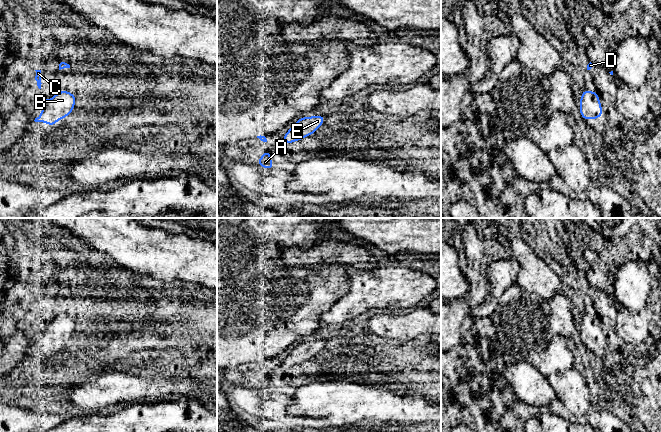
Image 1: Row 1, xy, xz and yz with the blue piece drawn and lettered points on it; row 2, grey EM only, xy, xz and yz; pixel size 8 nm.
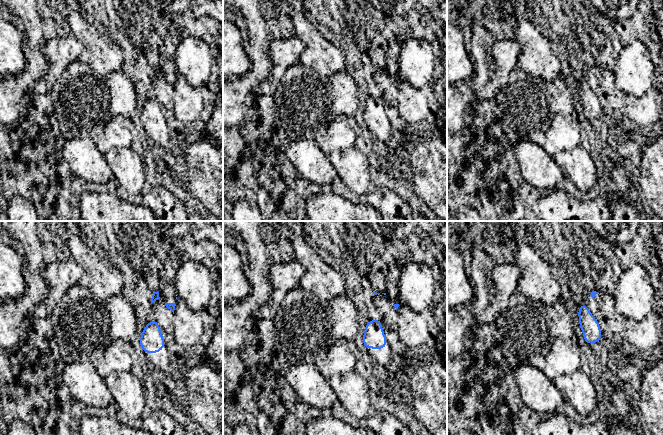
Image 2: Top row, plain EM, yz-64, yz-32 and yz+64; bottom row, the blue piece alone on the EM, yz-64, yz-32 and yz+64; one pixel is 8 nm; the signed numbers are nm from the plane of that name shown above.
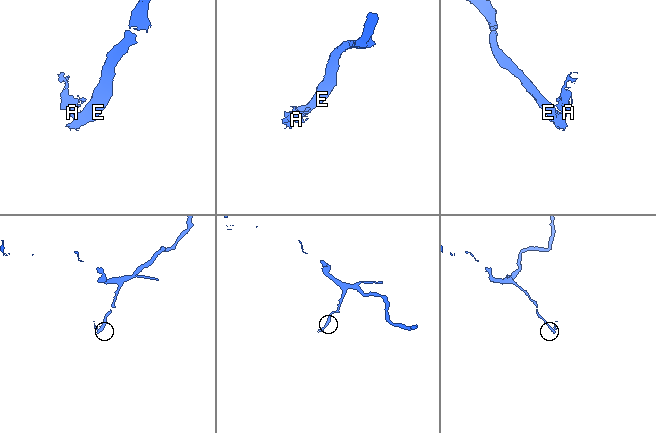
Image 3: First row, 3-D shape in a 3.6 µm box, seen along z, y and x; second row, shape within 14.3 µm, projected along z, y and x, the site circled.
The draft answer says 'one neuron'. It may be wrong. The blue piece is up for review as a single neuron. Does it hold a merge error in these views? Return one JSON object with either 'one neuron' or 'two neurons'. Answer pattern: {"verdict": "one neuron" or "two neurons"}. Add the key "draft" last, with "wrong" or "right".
{"verdict": "two neurons", "draft": "wrong"}

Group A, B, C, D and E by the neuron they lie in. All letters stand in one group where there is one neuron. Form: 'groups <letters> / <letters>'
groups A C D / B E

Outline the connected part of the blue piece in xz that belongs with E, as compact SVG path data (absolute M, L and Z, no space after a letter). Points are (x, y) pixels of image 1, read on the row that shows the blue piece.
M322 115L300 118L283 136L284 143L299 141L312 135L325 121Z

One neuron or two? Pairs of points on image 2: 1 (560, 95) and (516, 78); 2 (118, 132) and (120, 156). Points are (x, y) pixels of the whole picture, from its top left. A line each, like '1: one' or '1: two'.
1: one
2: two

